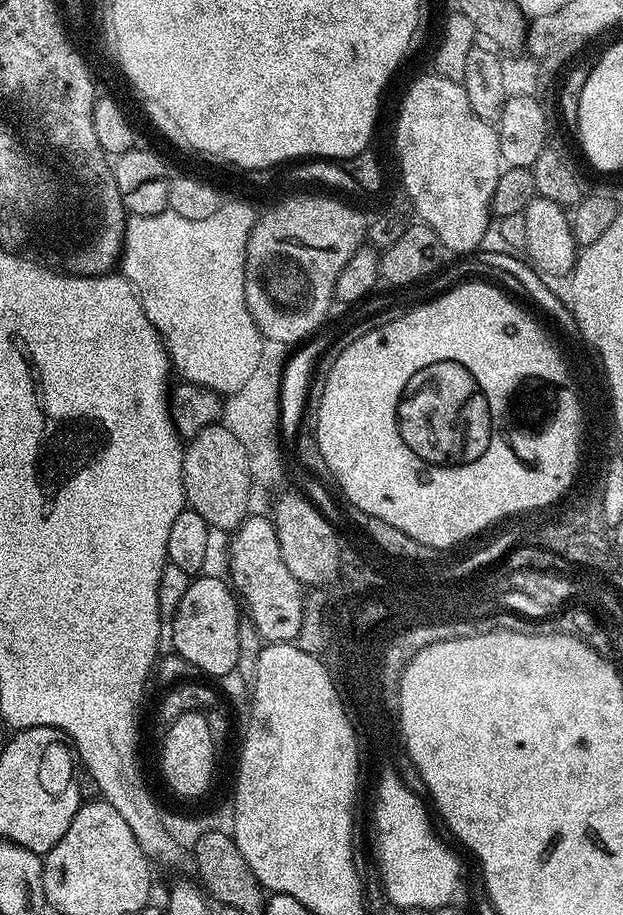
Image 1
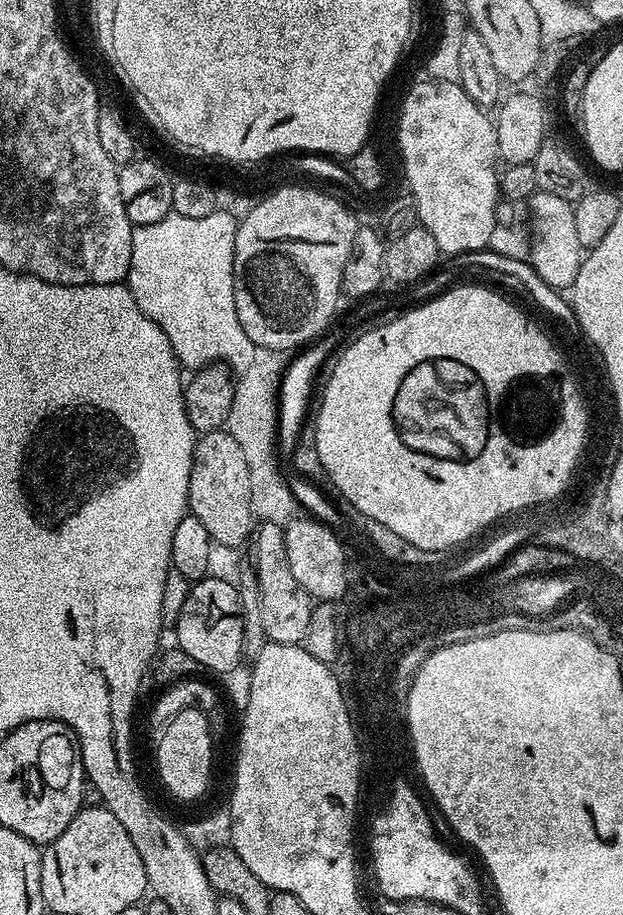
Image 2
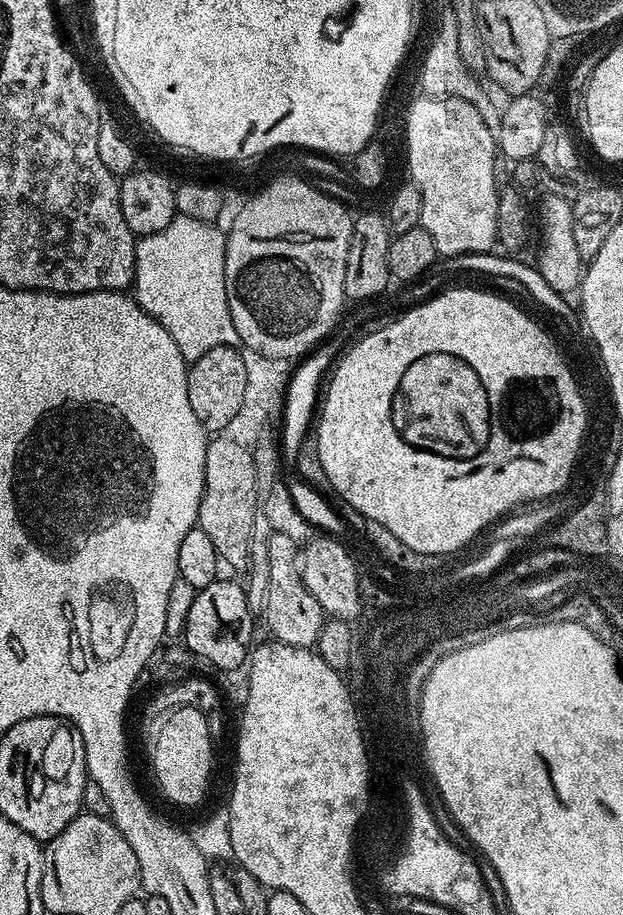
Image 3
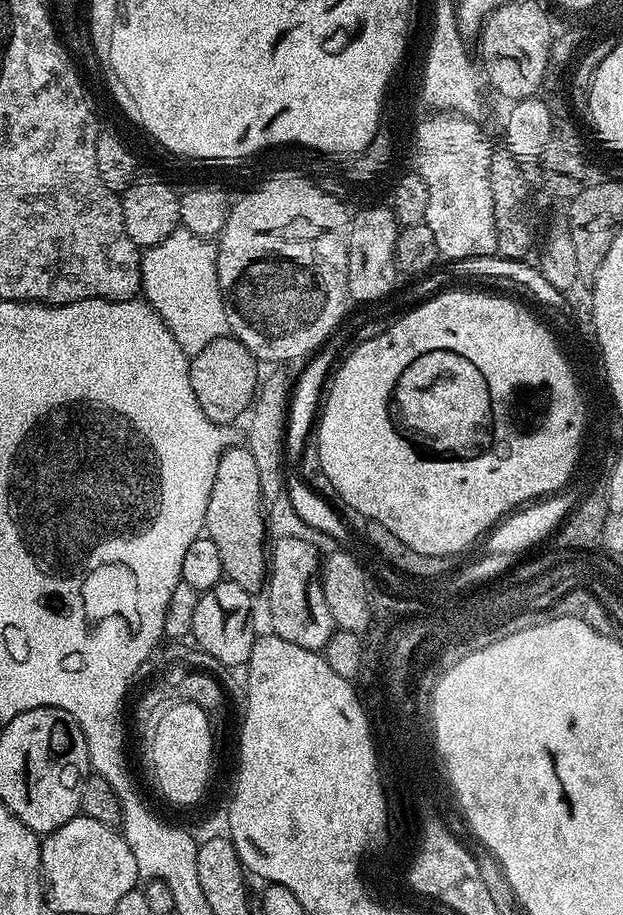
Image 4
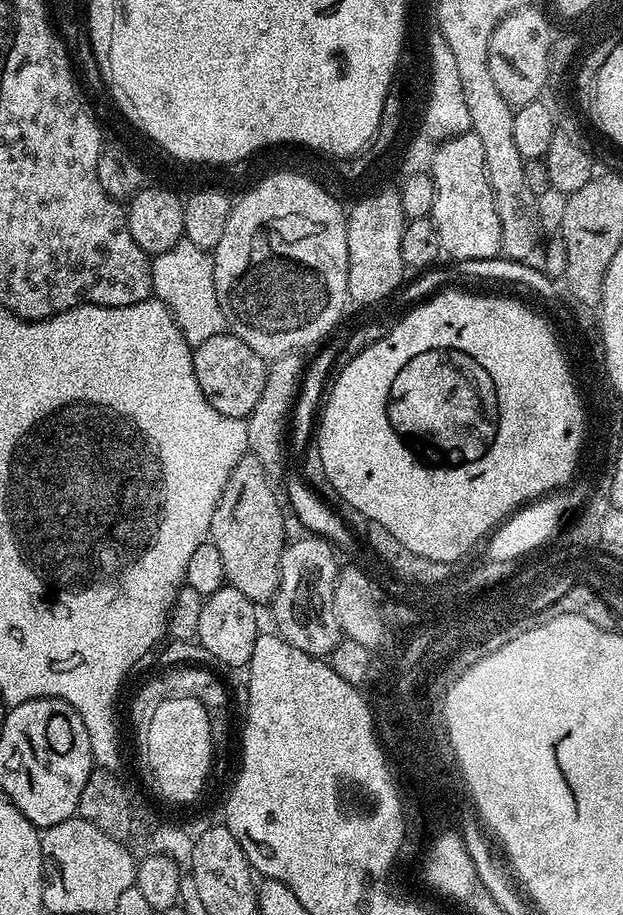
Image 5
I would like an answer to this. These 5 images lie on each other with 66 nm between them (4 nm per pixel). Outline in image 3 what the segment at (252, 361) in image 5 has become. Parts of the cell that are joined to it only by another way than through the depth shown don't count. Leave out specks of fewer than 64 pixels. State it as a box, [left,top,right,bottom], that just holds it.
[188,346,245,433]

